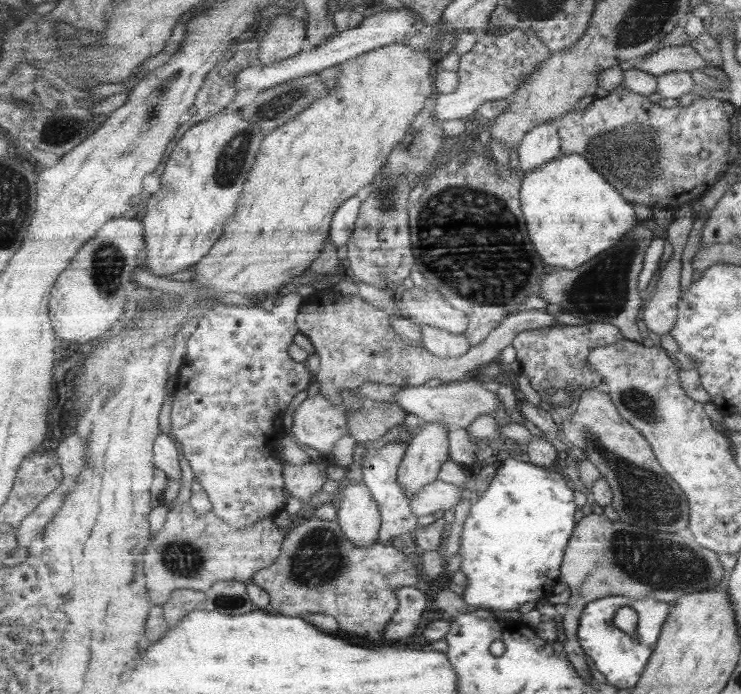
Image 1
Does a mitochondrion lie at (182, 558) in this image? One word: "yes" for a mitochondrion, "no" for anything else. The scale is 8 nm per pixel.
yes

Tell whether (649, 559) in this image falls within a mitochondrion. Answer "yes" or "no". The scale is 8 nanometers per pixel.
yes

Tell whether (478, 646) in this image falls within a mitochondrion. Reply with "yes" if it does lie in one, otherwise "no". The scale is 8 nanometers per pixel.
no

